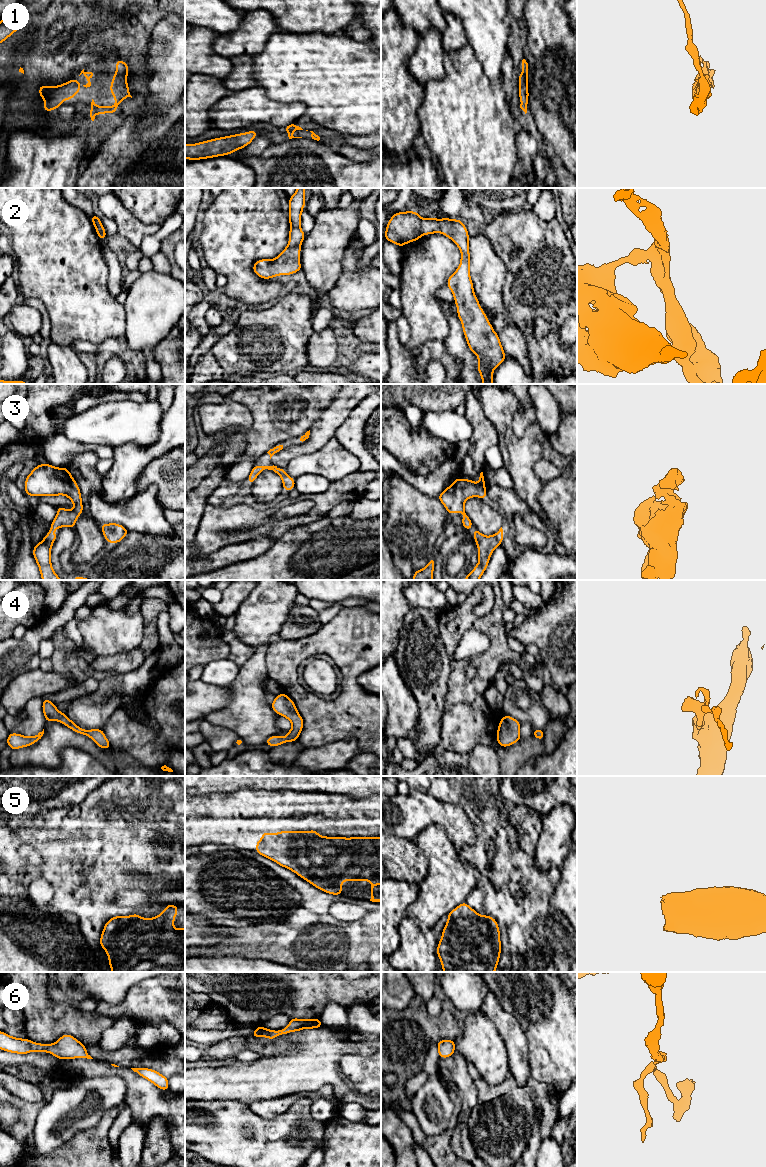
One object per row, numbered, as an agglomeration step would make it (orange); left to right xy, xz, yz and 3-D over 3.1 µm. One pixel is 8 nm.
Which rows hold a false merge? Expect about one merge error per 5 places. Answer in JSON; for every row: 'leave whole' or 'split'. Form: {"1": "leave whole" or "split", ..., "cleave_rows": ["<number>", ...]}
{"1": "leave whole", "2": "split", "3": "leave whole", "4": "leave whole", "5": "leave whole", "6": "leave whole", "cleave_rows": ["2"]}

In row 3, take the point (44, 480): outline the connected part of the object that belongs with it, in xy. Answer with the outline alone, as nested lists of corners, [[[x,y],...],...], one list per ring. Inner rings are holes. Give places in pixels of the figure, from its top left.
[[[45,463],[37,465],[26,477],[25,494],[39,497],[64,495],[74,504],[71,511],[57,507],[57,514],[51,522],[50,530],[33,548],[33,557],[42,580],[61,580],[51,564],[51,548],[57,538],[53,530],[64,526],[75,529],[76,520],[83,513],[81,491],[67,467],[58,468]]]

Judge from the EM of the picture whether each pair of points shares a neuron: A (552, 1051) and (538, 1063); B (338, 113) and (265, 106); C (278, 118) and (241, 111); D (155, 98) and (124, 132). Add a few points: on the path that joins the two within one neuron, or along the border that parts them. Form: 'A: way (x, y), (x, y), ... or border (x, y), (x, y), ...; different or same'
A: way (549, 1053), (541, 1061); same
B: border (283, 102), (301, 102), (305, 106), (306, 113); different
C: way (269, 111), (250, 111); same
D: border (144, 105), (148, 112), (138, 119), (136, 128); different

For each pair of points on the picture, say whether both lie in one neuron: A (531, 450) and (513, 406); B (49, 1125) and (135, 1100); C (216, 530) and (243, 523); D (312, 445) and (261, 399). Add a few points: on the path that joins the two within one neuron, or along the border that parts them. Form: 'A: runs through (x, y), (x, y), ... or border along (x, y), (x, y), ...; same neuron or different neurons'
A: runs through (518, 444), (509, 435), (508, 419); same neuron
B: border along (123, 1080), (126, 1086), (124, 1103); different neurons
C: runs through (223, 526), (236, 523); same neuron
D: border along (323, 410), (310, 430); different neurons

